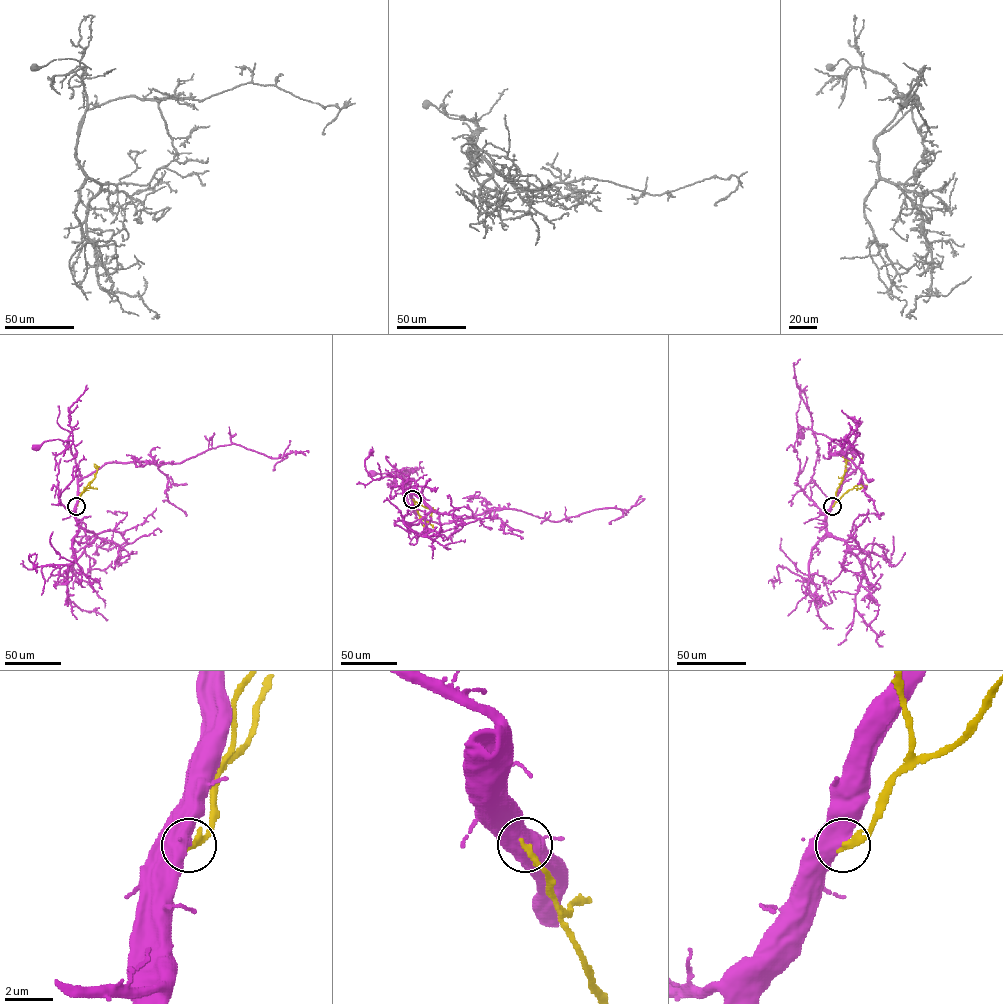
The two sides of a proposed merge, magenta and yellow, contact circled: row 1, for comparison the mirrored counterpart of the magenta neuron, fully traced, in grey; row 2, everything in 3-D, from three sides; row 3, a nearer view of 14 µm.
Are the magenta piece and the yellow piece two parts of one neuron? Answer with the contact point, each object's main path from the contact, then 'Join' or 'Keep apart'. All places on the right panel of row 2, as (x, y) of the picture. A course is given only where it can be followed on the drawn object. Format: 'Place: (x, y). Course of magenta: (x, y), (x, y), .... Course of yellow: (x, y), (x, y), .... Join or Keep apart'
Place: (832, 506). Course of magenta: (832, 506), (850, 464), (842, 448), (825, 436), (799, 425), (801, 436). Course of yellow: (832, 506), (846, 461), (853, 455). Keep apart

